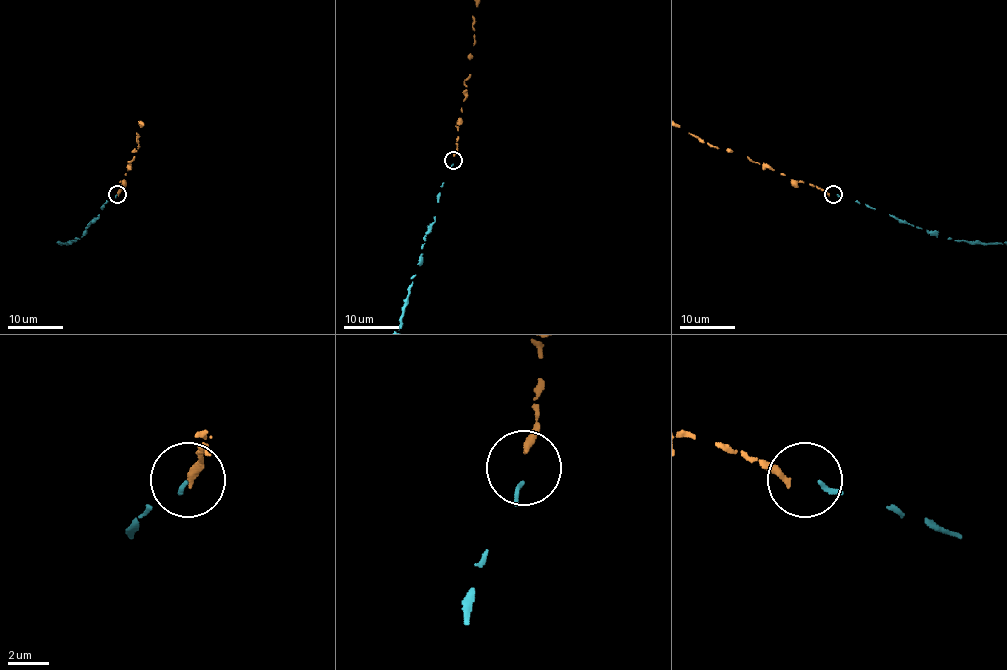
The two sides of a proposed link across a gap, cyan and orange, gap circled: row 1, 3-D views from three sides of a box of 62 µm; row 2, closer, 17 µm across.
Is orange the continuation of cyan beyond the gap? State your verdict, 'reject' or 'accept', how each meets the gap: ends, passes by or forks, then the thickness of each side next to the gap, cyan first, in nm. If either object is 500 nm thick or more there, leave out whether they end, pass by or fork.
accept; cyan ends there; orange ends there; 200 nm thick on the cyan side, 320 nm on the other

